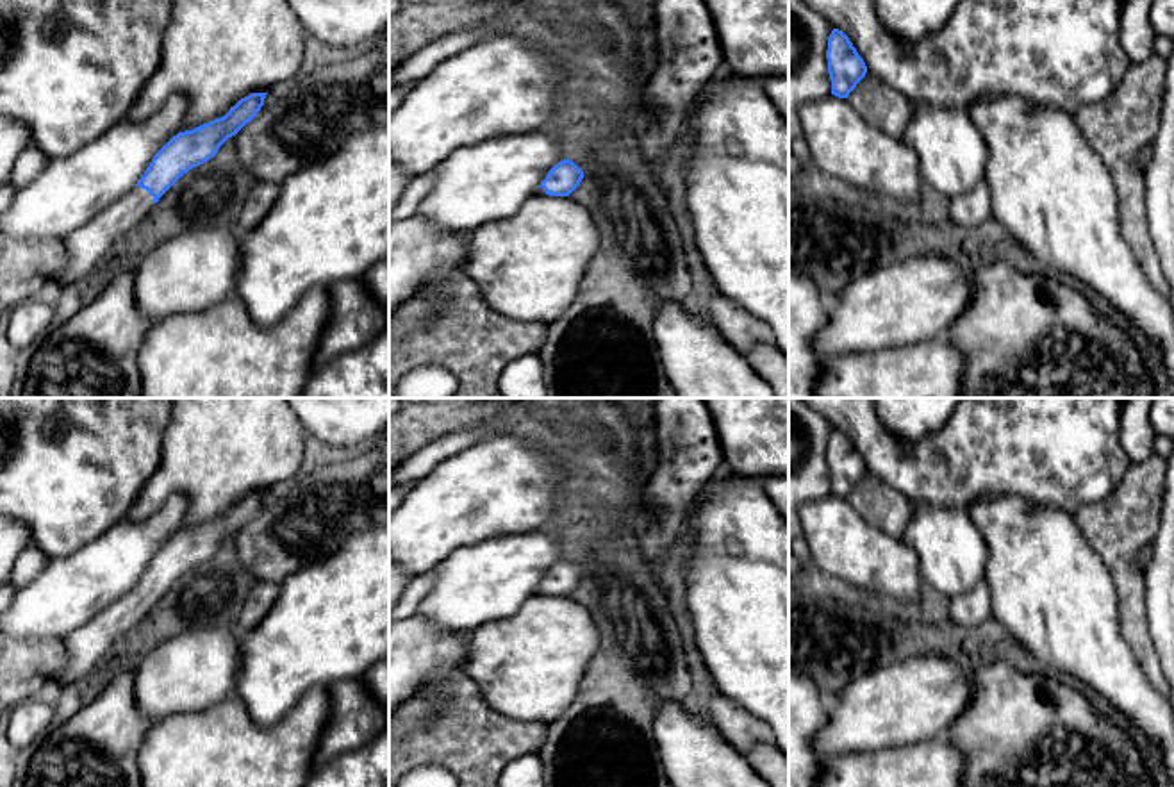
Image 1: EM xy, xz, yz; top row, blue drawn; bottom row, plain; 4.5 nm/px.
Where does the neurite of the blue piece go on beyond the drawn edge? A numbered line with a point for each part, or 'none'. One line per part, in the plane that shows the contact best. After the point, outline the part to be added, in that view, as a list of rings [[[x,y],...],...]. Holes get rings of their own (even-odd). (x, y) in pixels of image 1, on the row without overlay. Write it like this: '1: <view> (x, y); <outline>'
1: xy (95, 641); [[[136,585],[116,603],[71,632],[64,639],[70,662],[64,673],[54,678],[48,694],[55,696],[66,691],[75,680],[89,676],[96,664],[111,660],[153,605],[153,596],[146,589]]]

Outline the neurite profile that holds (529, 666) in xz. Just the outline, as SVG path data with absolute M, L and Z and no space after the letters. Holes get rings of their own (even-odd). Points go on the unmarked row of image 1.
M533 594L508 617L473 630L466 673L516 721L550 725L575 701L598 651L591 612L569 596Z

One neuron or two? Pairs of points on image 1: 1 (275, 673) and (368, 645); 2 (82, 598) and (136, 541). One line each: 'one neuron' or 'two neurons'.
1: one neuron
2: one neuron

